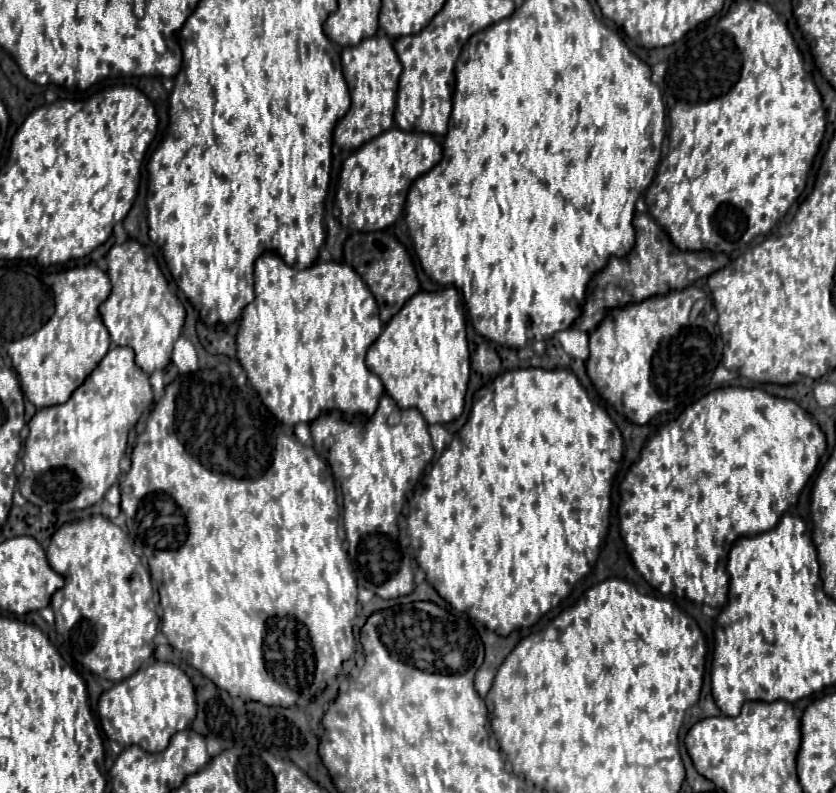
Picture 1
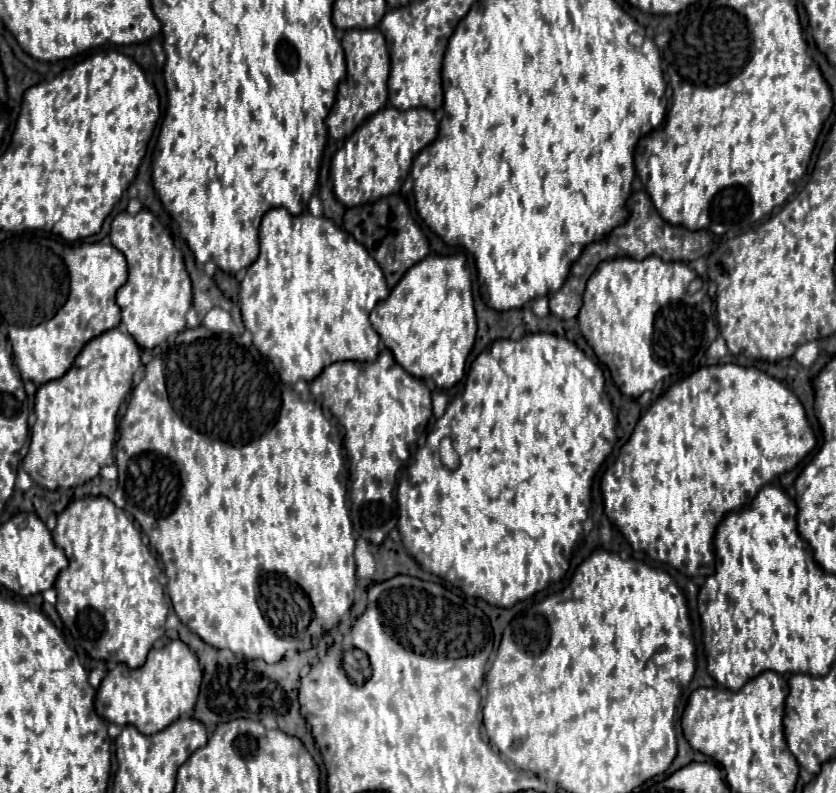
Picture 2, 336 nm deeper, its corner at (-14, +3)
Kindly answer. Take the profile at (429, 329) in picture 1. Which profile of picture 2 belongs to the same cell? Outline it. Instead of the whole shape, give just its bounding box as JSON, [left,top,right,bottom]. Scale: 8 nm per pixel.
[370,252,476,388]

